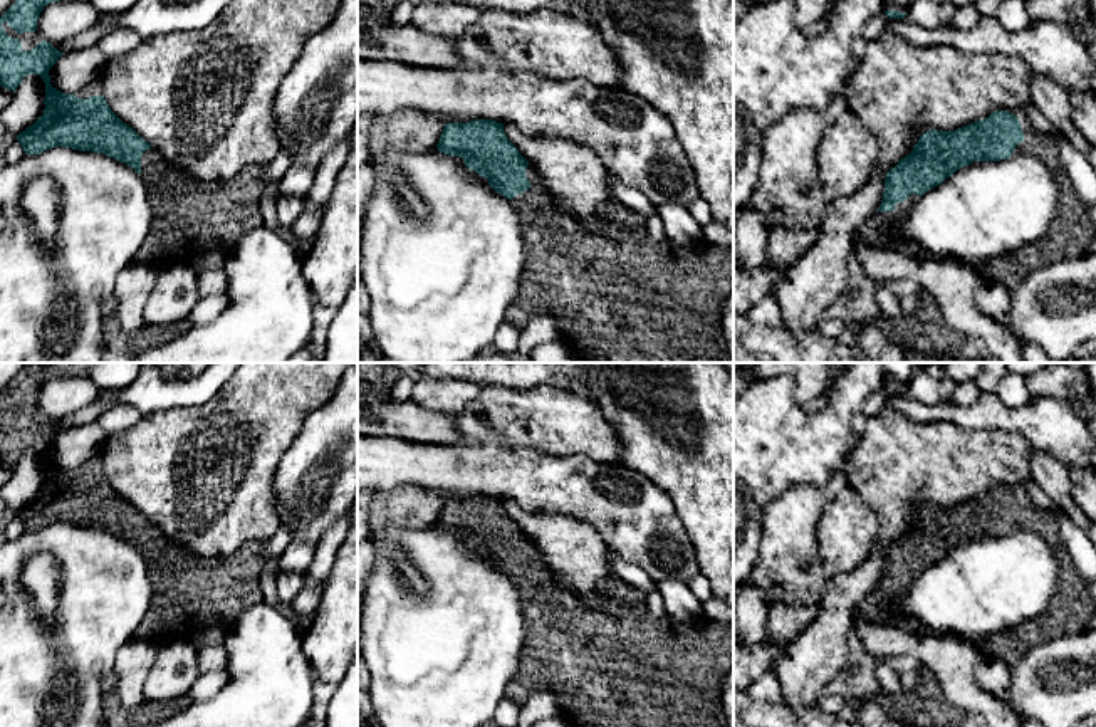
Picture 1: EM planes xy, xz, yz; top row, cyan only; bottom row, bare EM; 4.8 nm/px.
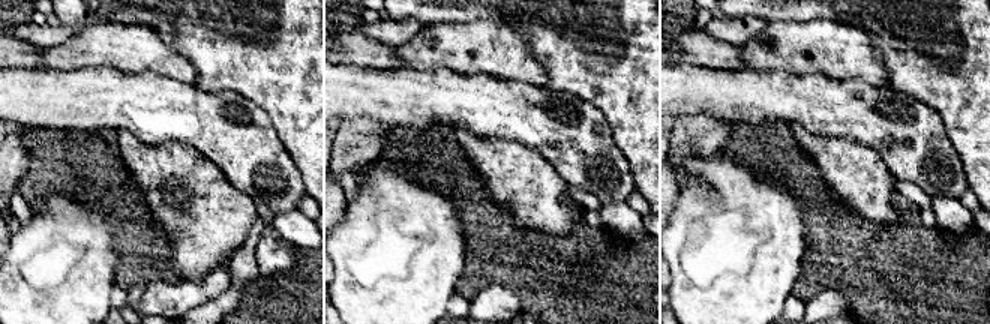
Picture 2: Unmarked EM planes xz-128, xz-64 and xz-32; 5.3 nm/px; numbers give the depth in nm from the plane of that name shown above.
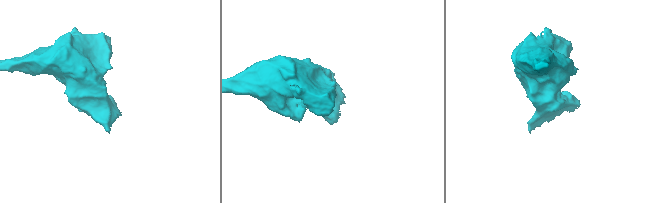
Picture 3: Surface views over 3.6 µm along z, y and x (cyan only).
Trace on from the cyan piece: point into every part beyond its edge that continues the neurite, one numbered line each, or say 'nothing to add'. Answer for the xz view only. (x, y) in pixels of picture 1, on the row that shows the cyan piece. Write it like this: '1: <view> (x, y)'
1: xz (574, 274)

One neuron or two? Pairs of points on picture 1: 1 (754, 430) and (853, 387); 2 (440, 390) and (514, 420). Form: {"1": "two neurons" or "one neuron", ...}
{"1": "one neuron", "2": "two neurons"}

